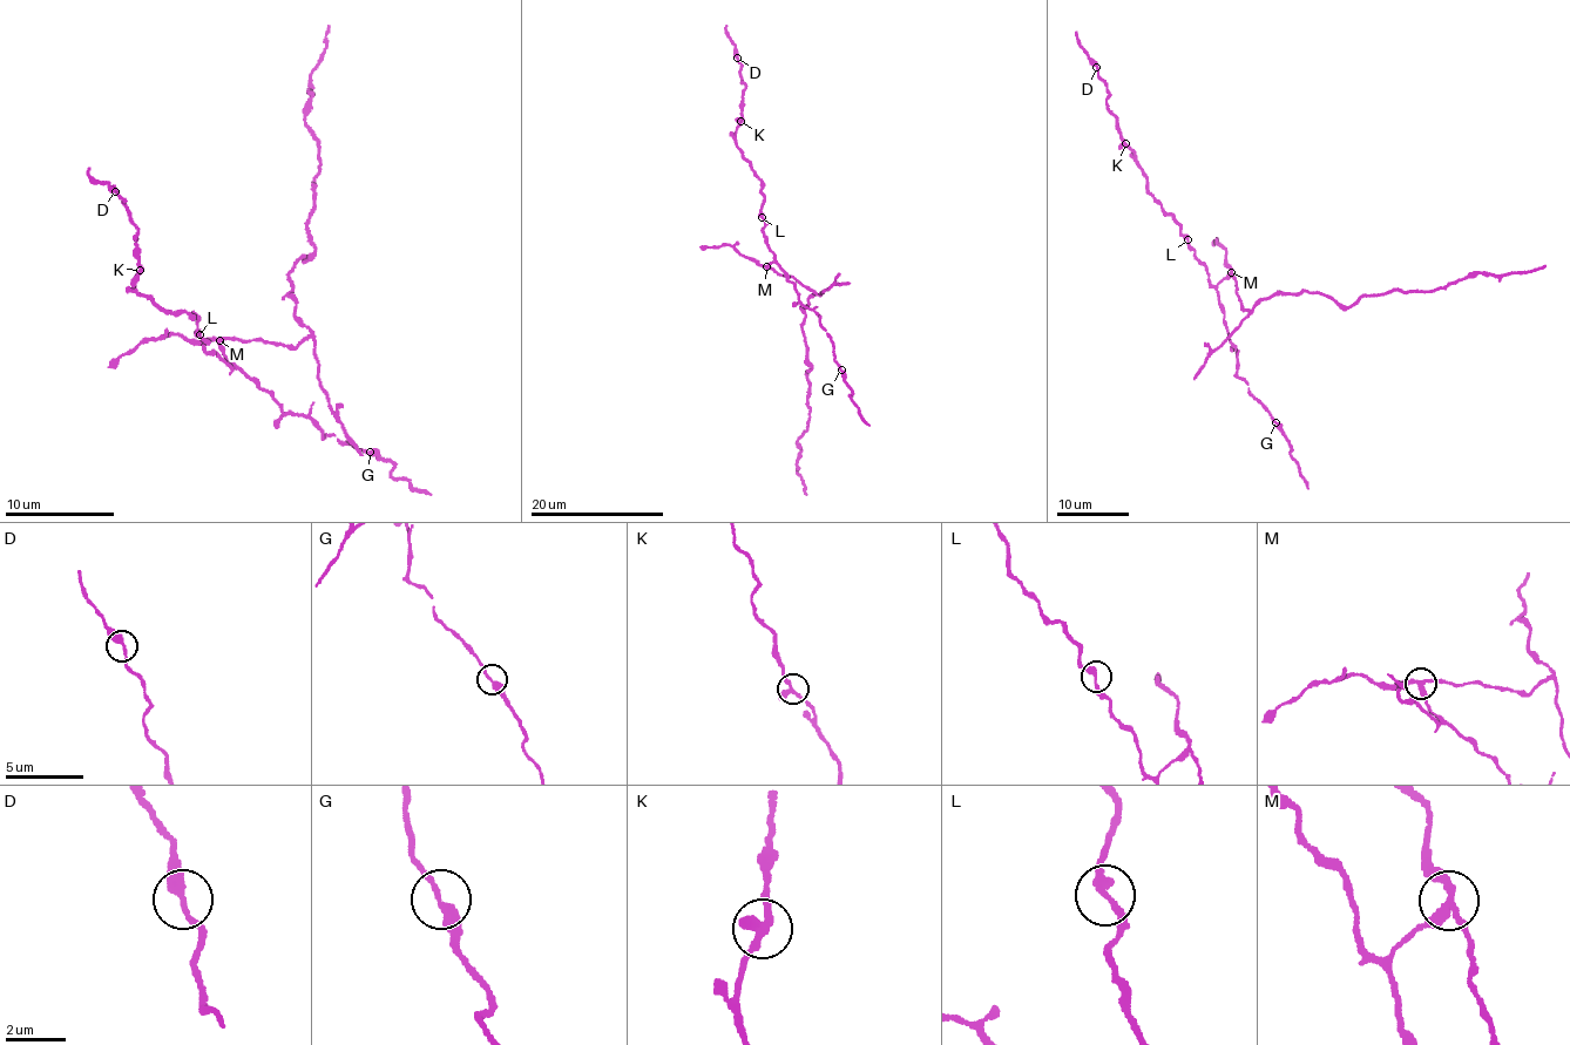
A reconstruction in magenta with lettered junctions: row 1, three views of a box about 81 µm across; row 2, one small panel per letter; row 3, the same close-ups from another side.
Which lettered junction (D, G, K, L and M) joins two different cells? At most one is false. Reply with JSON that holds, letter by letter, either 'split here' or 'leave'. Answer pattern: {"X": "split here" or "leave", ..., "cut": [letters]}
{"D": "leave", "G": "leave", "K": "leave", "L": "leave", "M": "split here", "cut": ["M"]}

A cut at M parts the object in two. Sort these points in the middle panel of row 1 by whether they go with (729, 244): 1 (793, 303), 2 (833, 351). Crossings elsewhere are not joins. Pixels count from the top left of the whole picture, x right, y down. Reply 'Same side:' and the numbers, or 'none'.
Same side: none

